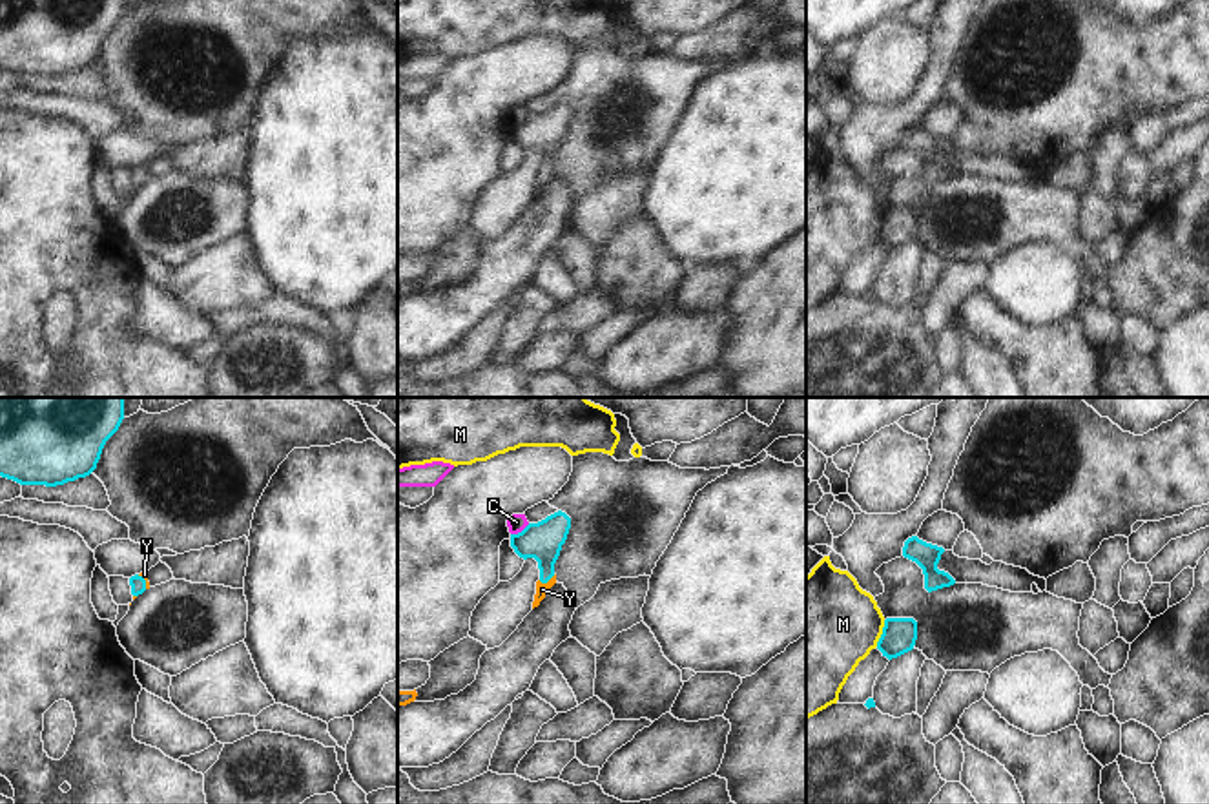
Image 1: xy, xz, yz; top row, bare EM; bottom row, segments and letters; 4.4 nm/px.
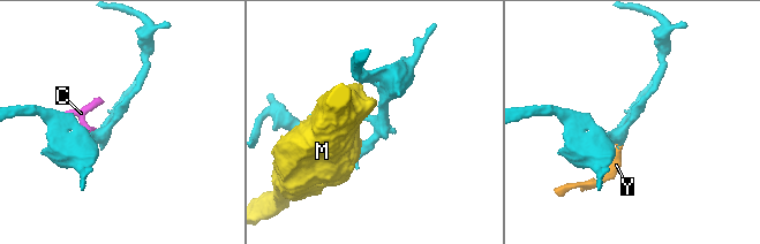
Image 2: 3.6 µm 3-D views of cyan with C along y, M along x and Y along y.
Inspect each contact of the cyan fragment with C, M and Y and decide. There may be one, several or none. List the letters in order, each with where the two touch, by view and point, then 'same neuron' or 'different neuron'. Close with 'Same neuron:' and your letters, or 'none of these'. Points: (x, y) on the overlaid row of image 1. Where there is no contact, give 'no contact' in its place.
C: contact xz (522, 531); different neuron
M: contact yz (883, 633); different neuron
Y: contact xz (546, 582); same neuron
Same neuron: Y

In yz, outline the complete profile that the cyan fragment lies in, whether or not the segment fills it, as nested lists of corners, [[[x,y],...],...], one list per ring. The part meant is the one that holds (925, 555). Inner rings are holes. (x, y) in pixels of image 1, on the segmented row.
[[[912,536],[904,541],[903,556],[915,562],[923,569],[925,589],[928,593],[956,583],[956,580],[948,572],[937,569],[943,552],[943,547],[926,543],[917,536]]]

